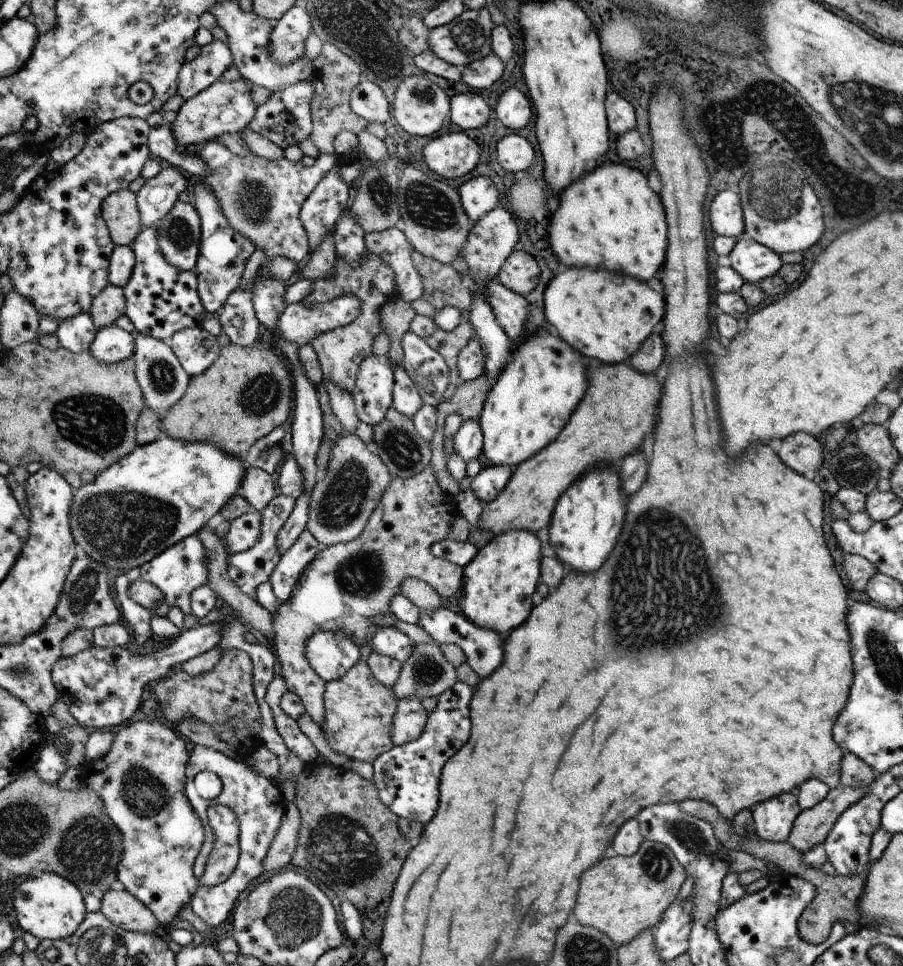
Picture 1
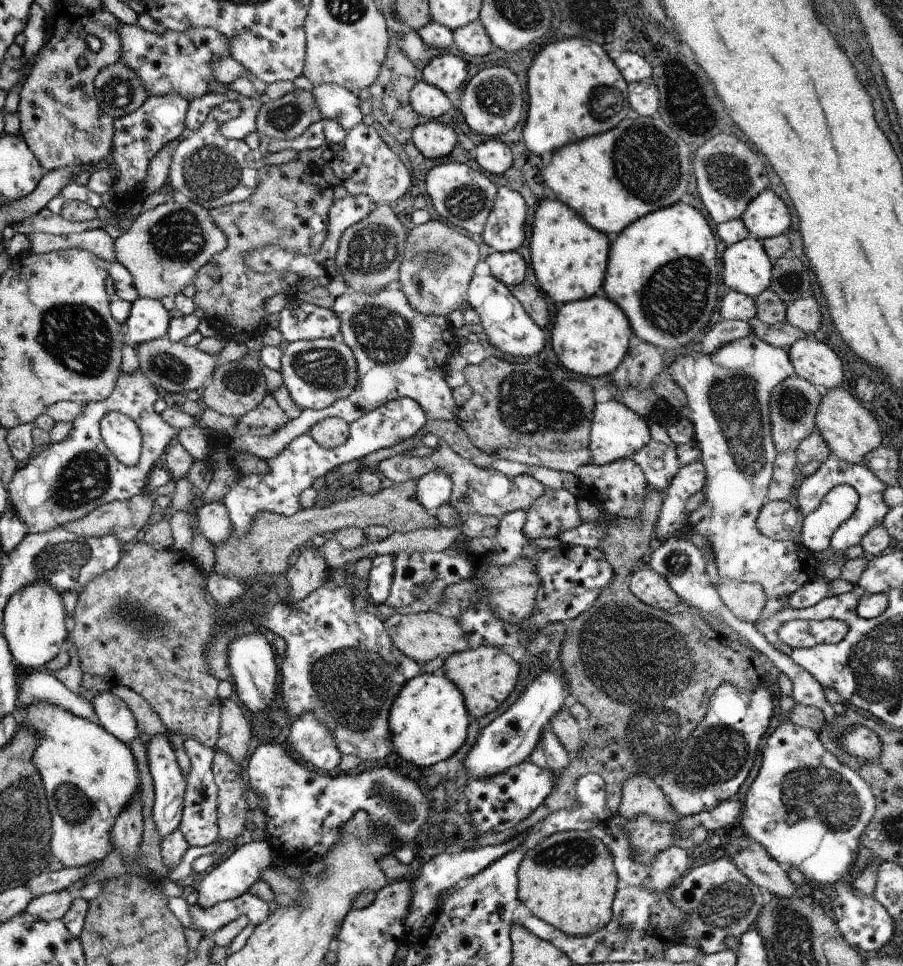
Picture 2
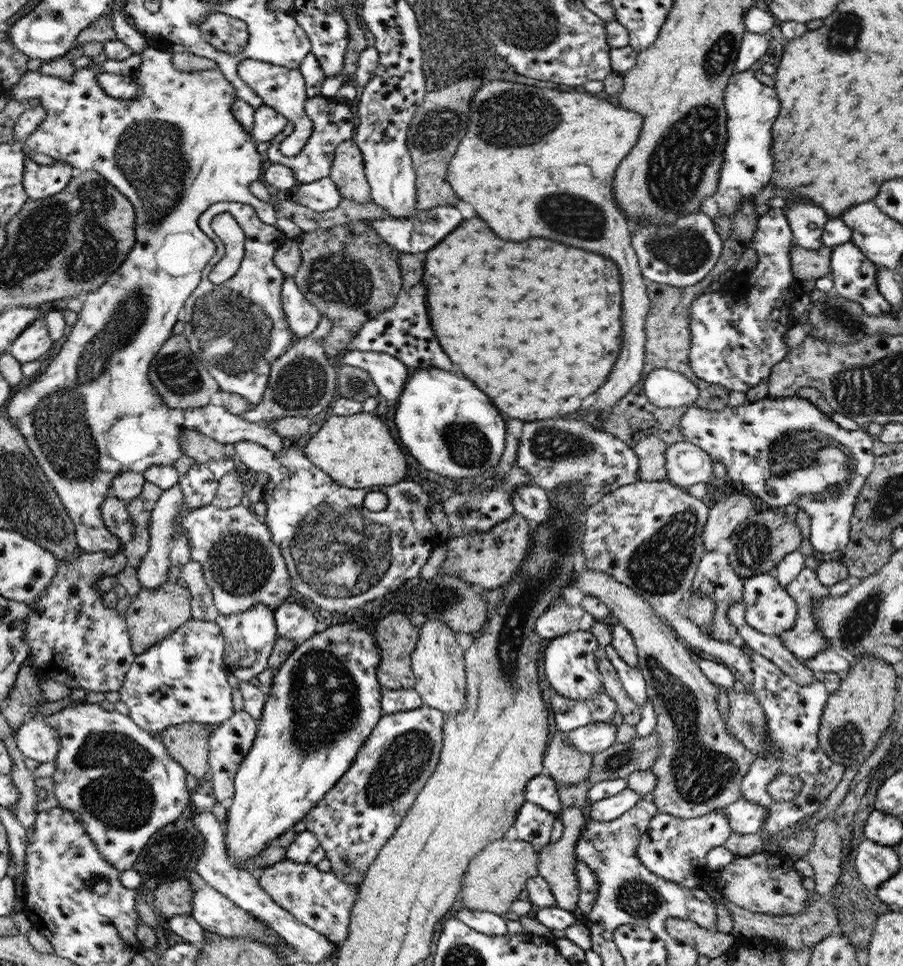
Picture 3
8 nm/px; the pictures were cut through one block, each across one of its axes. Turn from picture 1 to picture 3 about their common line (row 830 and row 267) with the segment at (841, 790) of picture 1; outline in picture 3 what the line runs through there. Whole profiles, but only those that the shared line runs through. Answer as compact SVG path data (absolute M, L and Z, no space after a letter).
M792 245L789 254L792 274L802 284L805 292L815 289L815 282L823 276L830 276L830 259L832 247L822 246L810 250Z

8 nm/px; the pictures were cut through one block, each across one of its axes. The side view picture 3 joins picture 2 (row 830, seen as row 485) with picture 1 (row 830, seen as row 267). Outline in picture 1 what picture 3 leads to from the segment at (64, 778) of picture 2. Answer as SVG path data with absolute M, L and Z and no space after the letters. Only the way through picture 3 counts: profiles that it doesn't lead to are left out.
M142 717L133 721L132 724L124 726L119 730L114 731L114 742L108 750L108 754L96 762L85 763L82 772L80 774L80 781L86 788L91 788L92 792L98 792L100 800L104 802L104 814L114 822L116 828L120 829L120 834L123 836L123 856L120 860L118 868L118 878L124 888L128 892L131 892L138 900L143 901L145 905L156 915L156 920L159 920L159 924L165 924L171 926L174 918L177 918L177 914L182 912L182 908L186 904L190 904L190 900L194 898L196 890L198 890L198 882L196 876L194 876L194 863L196 862L196 856L204 844L204 826L200 822L200 818L196 814L195 809L192 808L191 801L186 798L186 784L187 784L187 766L188 760L188 748L186 748L186 742L180 738L180 734L167 722L163 721L149 721Z

